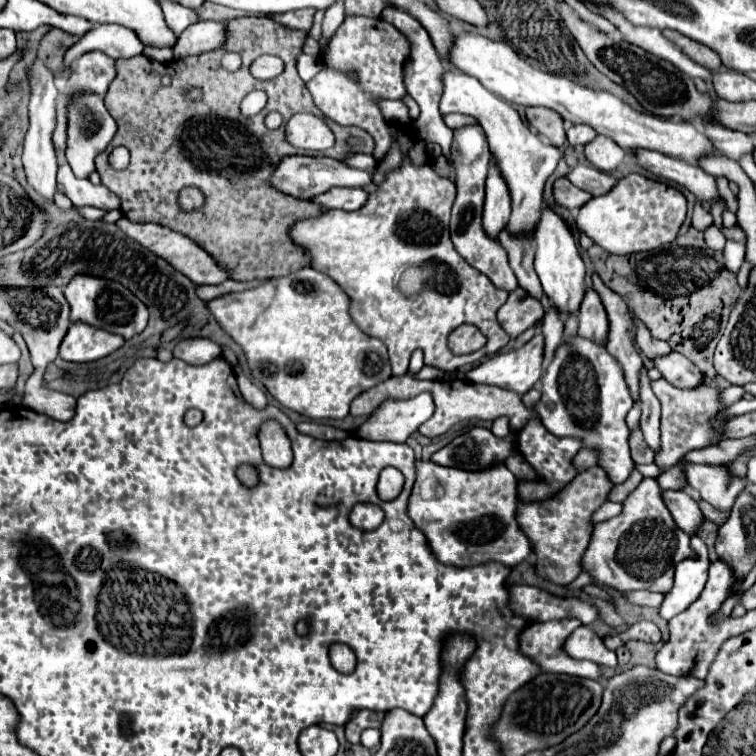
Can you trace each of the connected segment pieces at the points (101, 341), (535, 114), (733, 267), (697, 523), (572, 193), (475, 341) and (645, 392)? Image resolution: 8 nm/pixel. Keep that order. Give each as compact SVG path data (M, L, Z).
M75 321L71 323L67 335L61 341L59 357L65 361L87 363L87 361L95 361L113 353L115 349L123 345L123 341L125 339L121 335L113 335L89 323Z
M527 107L527 121L541 135L545 135L551 145L561 147L567 141L565 129L563 129L563 119L555 111L545 109L545 107Z
M727 239L723 253L725 253L725 265L729 267L729 271L737 273L743 263L743 257L745 257L745 243L735 241L735 239Z
M665 491L665 505L669 507L679 529L683 529L687 535L699 531L703 523L703 513L691 495L687 495L685 491Z
M557 179L553 195L555 195L555 201L567 209L581 209L593 197L587 191L581 191L579 187L575 187L569 179Z
M459 325L447 337L447 345L455 355L467 355L481 349L487 343L487 337L475 325Z
M647 369L639 371L639 407L641 407L641 431L645 435L647 445L657 453L659 447L659 417L661 405L651 389L651 379L647 377Z

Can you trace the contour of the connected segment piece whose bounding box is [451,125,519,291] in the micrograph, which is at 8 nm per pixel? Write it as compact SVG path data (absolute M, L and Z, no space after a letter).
M465 125L453 131L451 143L451 165L455 169L455 185L457 197L451 209L451 241L457 253L477 271L487 275L497 287L505 291L513 291L519 283L513 277L513 271L507 263L505 249L493 237L489 237L483 229L483 201L485 201L485 175L487 175L492 154L490 152L485 133L479 125Z

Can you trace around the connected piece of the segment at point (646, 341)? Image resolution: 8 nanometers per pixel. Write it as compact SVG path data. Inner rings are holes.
M635 319L635 325L637 325L637 345L643 351L643 355L647 355L649 359L655 359L655 357L663 357L663 355L671 353L671 347L663 341L653 339L649 329L639 319Z

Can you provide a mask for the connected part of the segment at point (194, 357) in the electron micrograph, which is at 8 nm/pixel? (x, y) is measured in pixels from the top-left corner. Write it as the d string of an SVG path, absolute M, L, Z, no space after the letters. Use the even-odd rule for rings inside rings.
M189 337L189 339L177 341L177 345L173 347L173 355L183 359L189 365L205 365L213 361L213 357L219 357L221 349L211 339Z

